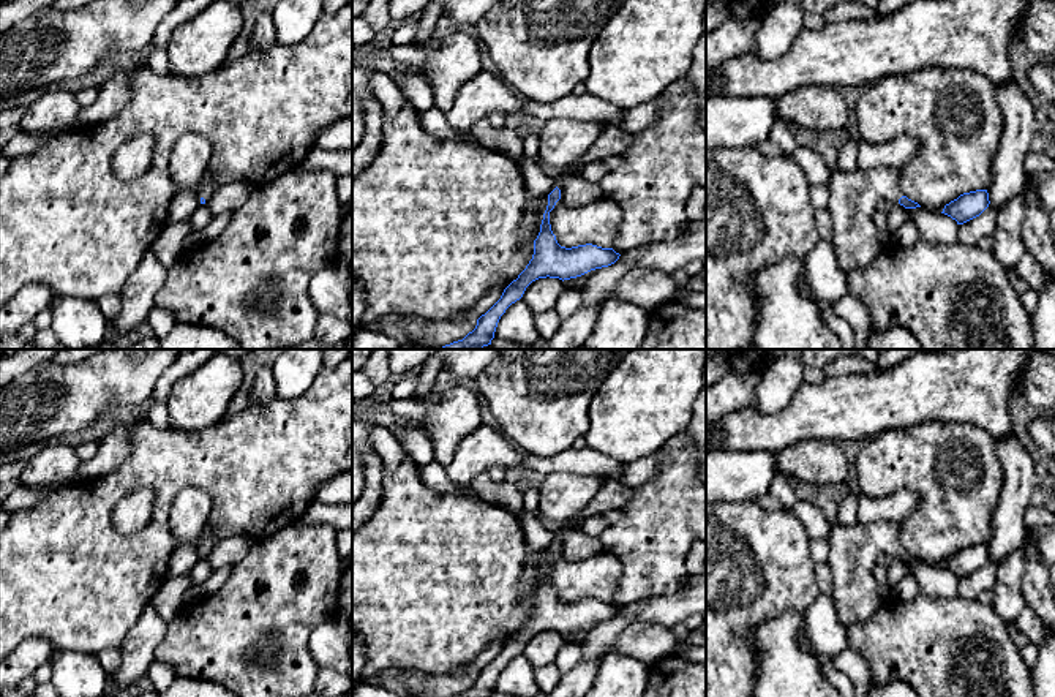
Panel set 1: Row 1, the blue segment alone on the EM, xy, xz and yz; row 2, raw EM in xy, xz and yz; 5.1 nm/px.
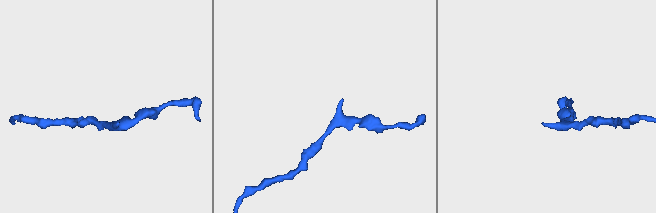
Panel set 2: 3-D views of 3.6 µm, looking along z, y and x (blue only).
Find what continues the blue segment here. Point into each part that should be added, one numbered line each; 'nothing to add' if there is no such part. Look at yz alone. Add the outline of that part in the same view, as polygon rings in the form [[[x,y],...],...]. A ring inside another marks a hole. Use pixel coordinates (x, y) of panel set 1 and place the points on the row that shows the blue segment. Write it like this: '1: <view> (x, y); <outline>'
1: yz (853, 196); [[[891,168],[834,171],[829,202],[834,234],[829,239],[839,267],[845,273],[865,269],[888,240],[873,215],[881,199],[900,199],[899,174]]]

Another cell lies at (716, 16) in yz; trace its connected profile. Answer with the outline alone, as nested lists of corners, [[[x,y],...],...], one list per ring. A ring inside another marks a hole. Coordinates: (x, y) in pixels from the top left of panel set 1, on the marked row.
[[[706,2],[706,33],[725,24],[731,16],[731,9]]]

